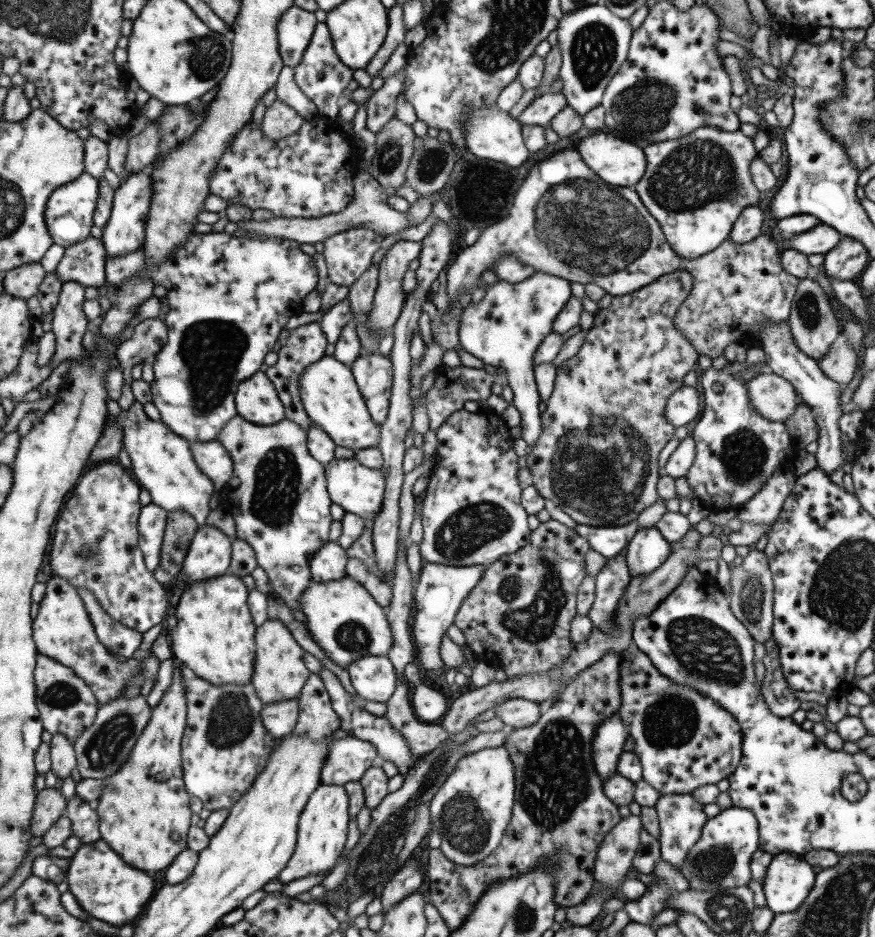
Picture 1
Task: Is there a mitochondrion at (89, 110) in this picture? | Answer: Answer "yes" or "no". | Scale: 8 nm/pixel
no

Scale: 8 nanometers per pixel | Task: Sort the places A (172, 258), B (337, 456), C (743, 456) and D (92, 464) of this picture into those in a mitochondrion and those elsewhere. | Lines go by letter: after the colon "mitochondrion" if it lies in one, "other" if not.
A: other
B: other
C: mitochondrion
D: other

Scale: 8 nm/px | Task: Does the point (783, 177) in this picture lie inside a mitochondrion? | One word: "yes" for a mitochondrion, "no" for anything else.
no

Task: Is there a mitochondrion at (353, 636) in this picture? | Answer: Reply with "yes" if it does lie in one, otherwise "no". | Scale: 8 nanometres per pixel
yes

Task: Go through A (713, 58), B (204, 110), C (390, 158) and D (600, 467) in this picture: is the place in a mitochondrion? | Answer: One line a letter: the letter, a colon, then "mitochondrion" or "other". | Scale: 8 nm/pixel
A: other
B: other
C: mitochondrion
D: mitochondrion

